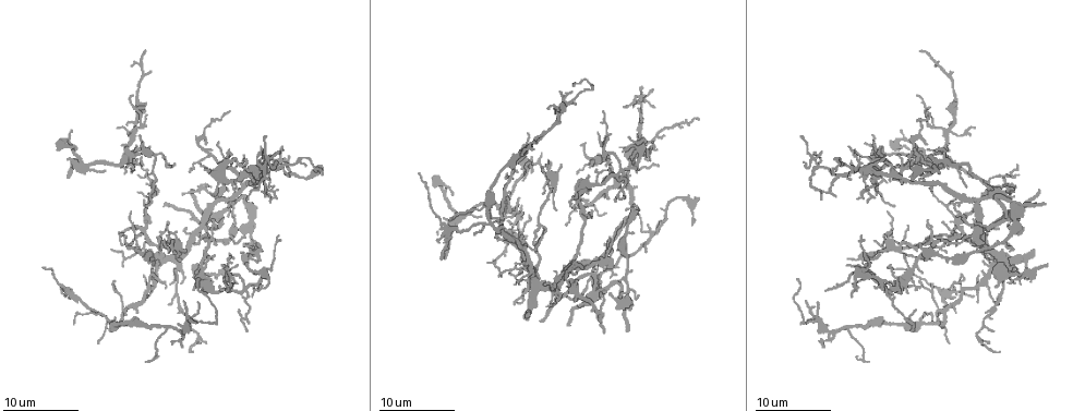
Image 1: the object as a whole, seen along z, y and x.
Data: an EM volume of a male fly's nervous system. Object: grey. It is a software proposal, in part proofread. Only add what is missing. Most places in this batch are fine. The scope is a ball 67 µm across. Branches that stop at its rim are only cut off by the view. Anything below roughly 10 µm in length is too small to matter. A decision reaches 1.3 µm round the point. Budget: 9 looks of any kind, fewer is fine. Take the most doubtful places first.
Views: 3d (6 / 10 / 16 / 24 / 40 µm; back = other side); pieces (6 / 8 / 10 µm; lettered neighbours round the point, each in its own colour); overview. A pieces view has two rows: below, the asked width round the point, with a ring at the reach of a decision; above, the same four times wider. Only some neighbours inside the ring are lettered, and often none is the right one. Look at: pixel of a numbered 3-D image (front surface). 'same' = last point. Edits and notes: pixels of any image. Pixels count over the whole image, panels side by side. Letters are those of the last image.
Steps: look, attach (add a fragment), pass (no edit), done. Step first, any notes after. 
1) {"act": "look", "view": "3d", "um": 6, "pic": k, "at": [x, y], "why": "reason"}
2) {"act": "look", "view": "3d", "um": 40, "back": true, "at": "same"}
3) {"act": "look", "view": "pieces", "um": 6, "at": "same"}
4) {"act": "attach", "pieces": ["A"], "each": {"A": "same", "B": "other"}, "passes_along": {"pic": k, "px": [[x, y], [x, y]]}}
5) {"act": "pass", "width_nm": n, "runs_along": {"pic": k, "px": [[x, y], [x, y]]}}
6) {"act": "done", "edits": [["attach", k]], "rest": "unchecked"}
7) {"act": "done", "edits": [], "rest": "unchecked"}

{"act": "look", "view": "pieces", "um": 6, "pic": 1, "at": [170, 340], "why": "tapers out"}

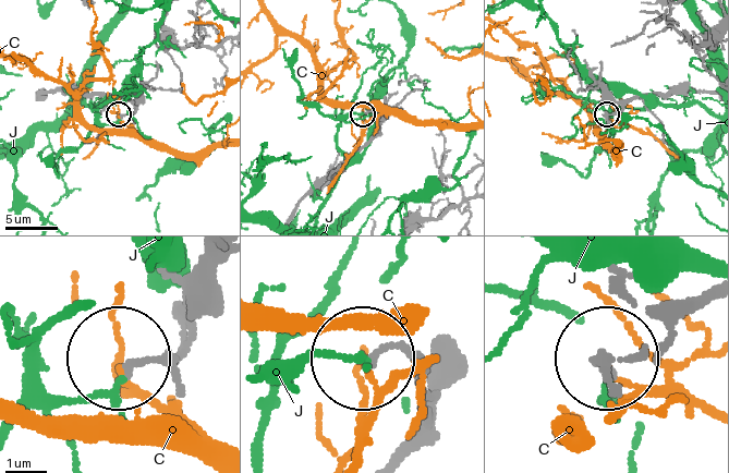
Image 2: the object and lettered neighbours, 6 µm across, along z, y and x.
{"act": "pass", "each": {"C": "other", "J": "other"}, "runs_along": {"pic": 2, "px": [[186, 338], [166, 362], [128, 362]]}, "found": "no lettered fragment goes on from it"}

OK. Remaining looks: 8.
{"act": "look", "view": "pieces", "um": 10, "pic": 1, "at": [570, 260], "why": "tapers out"}

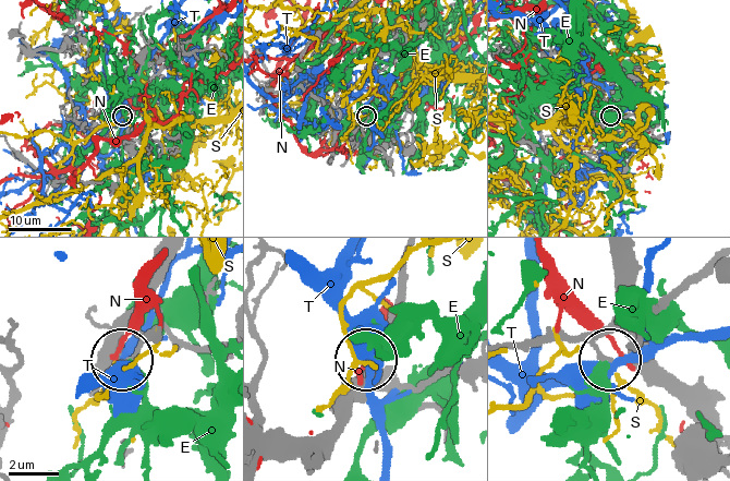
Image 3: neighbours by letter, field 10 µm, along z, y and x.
{"act": "pass", "width_nm": 160, "each": {"E": "other", "N": "other", "S": "other", "T": "other"}, "found": "no lettered fragment goes on from it"}

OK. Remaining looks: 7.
{"act": "look", "view": "pieces", "um": 6, "pic": 1, "at": [260, 245], "why": "free end"}

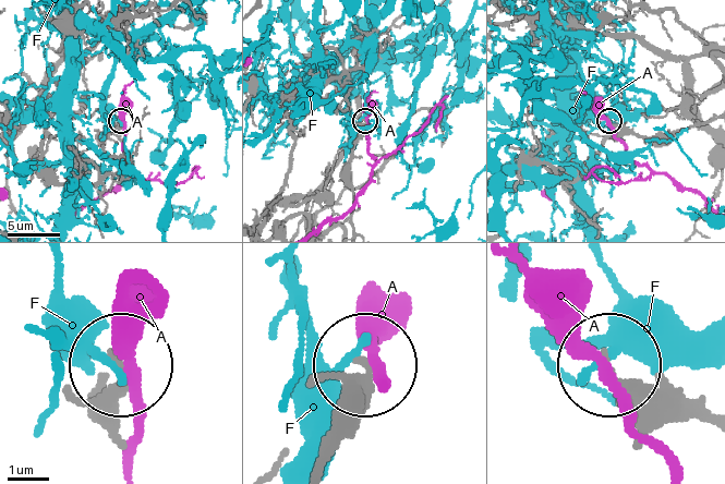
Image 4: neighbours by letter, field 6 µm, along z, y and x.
{"act": "pass", "each": {"A": "other", "F": "other"}, "runs_along": {"pic": 4, "px": [[352, 224], [351, 152], [364, 121]]}, "found": "none of them fits"}

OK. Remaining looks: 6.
{"act": "look", "view": "pieces", "um": 8, "pic": 1, "at": [1013, 194], "why": "branch stops here"}

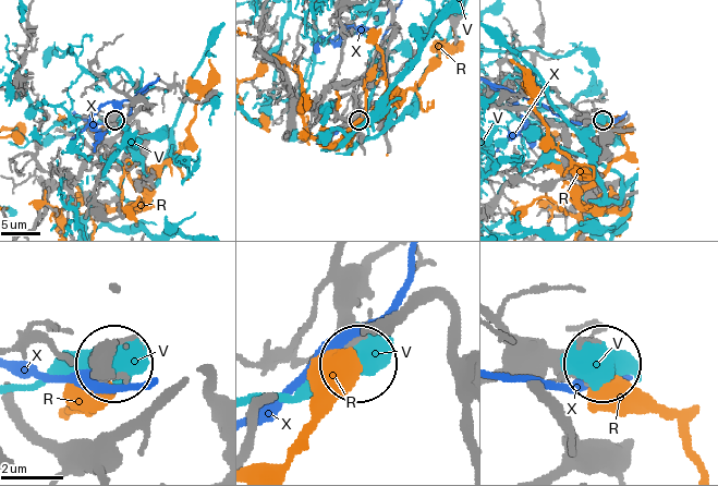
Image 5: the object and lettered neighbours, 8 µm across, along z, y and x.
{"act": "pass", "each": {"R": "other", "V": "other", "X": "other"}, "found": "no lettered fragment goes on from it"}

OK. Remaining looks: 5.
{"act": "done", "edits": [], "rest": "unchecked"}

